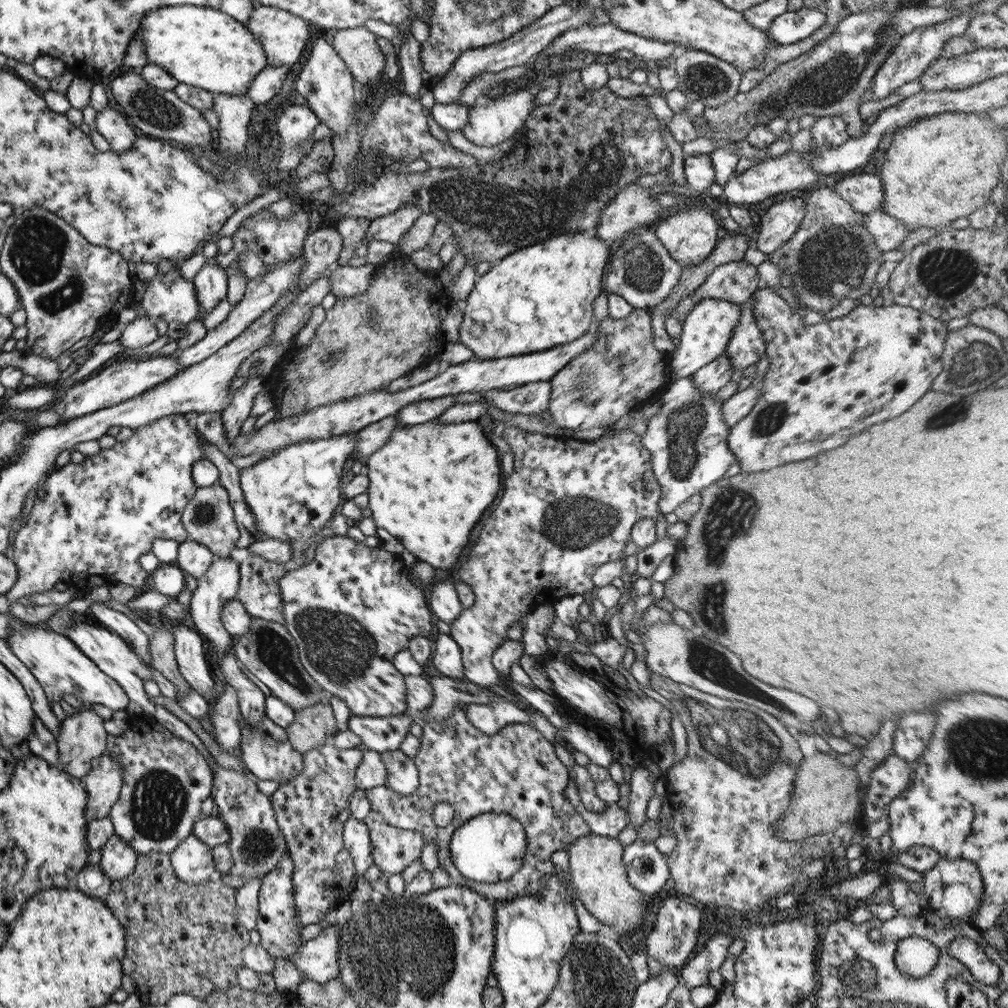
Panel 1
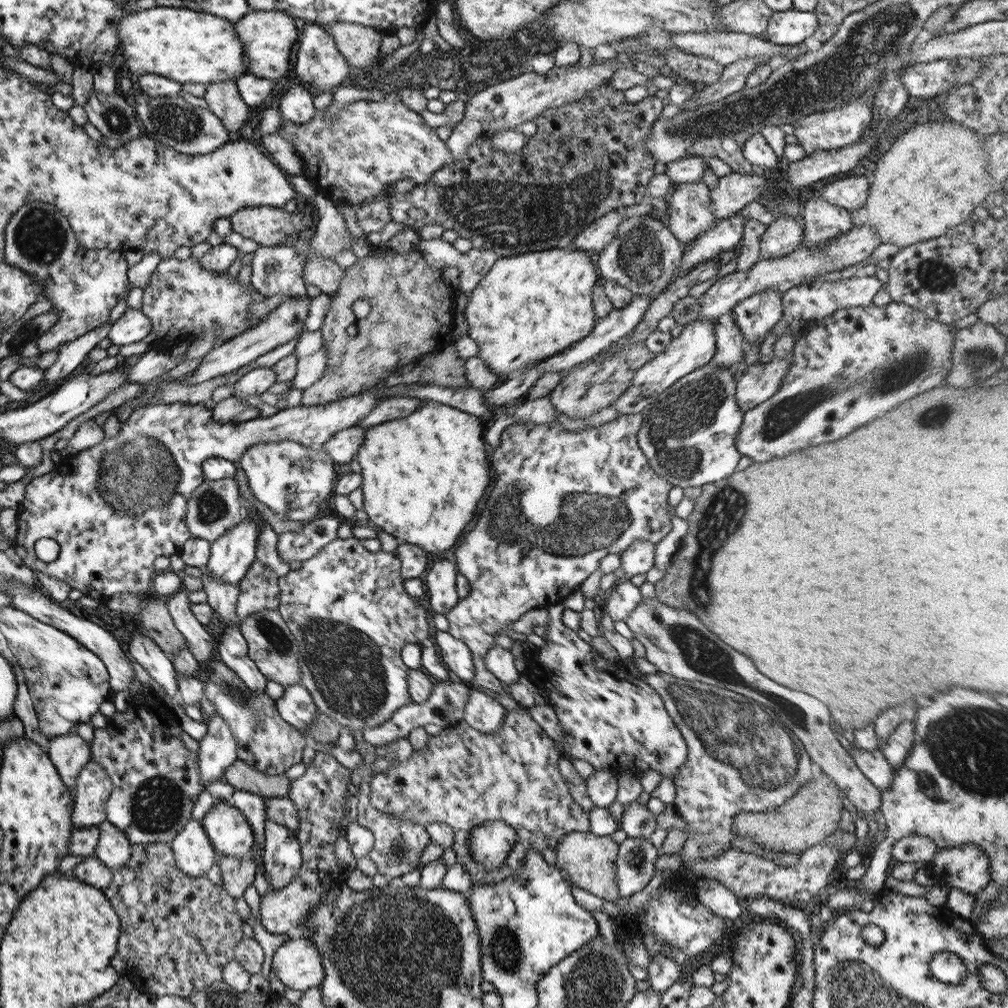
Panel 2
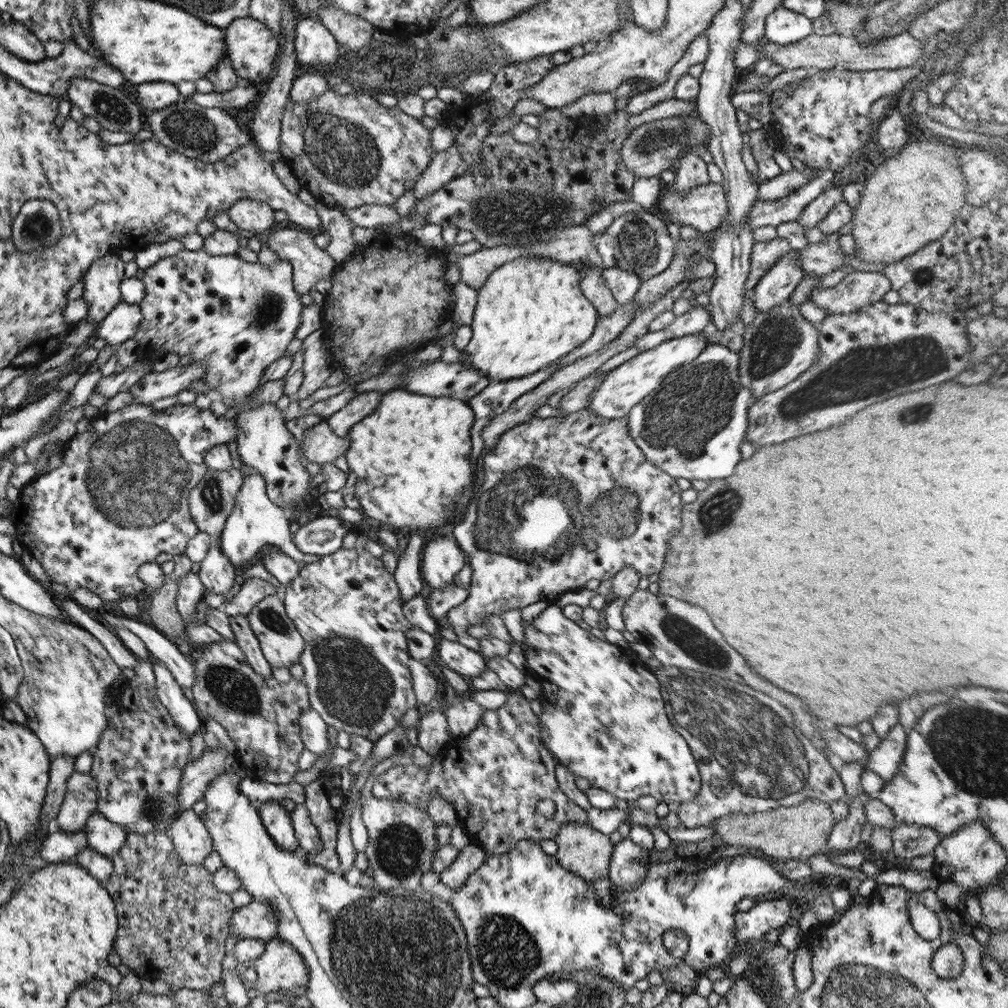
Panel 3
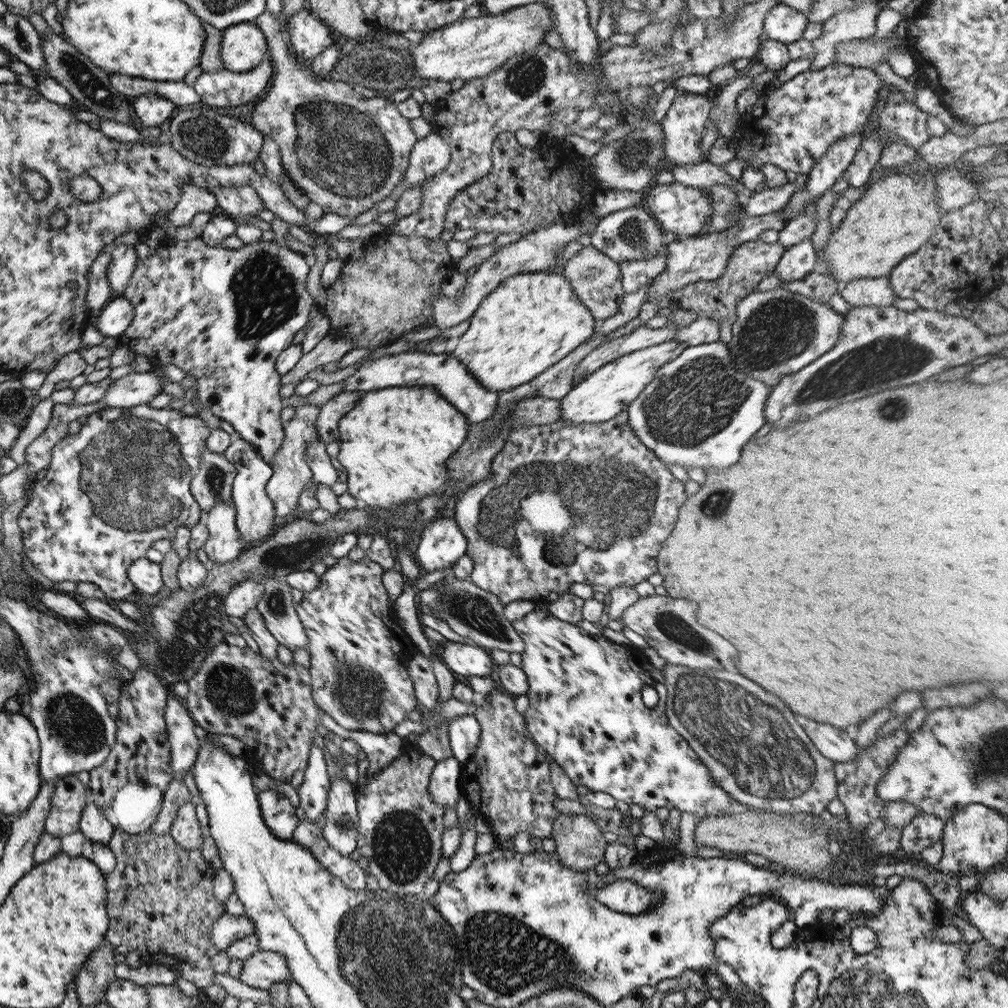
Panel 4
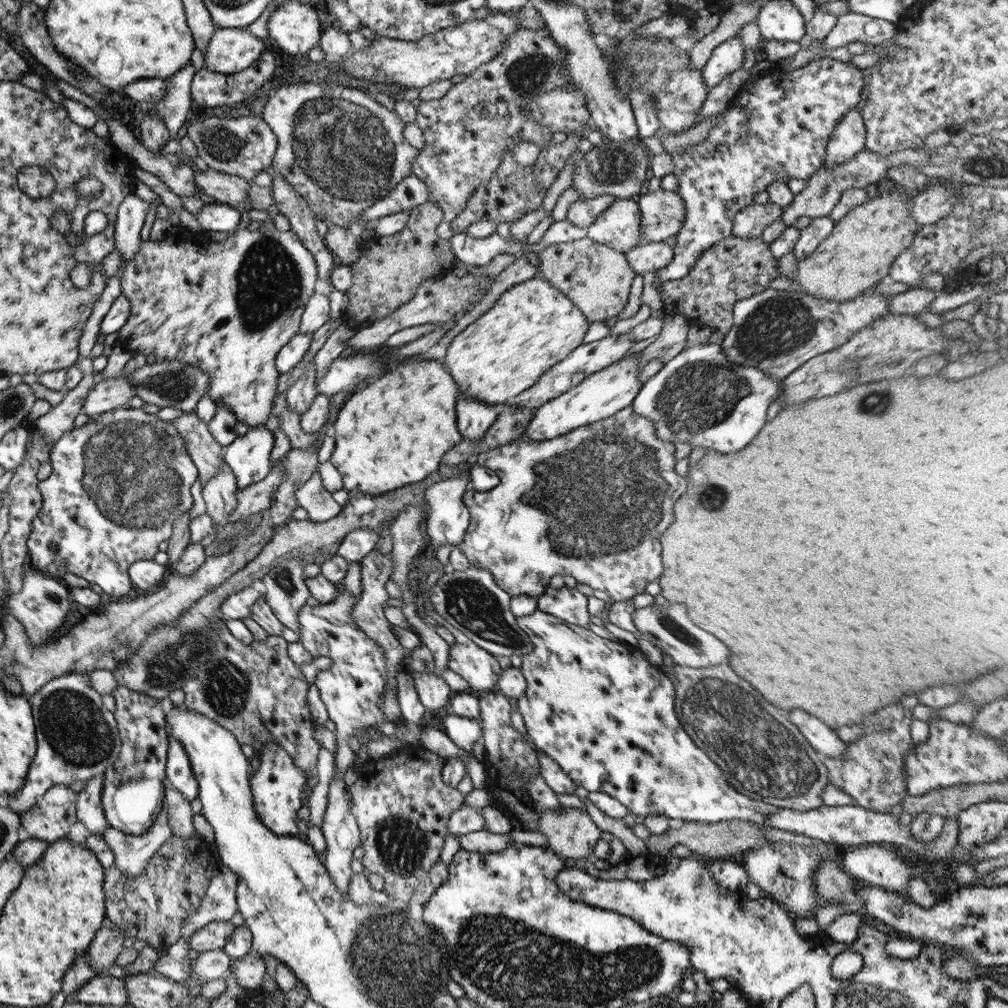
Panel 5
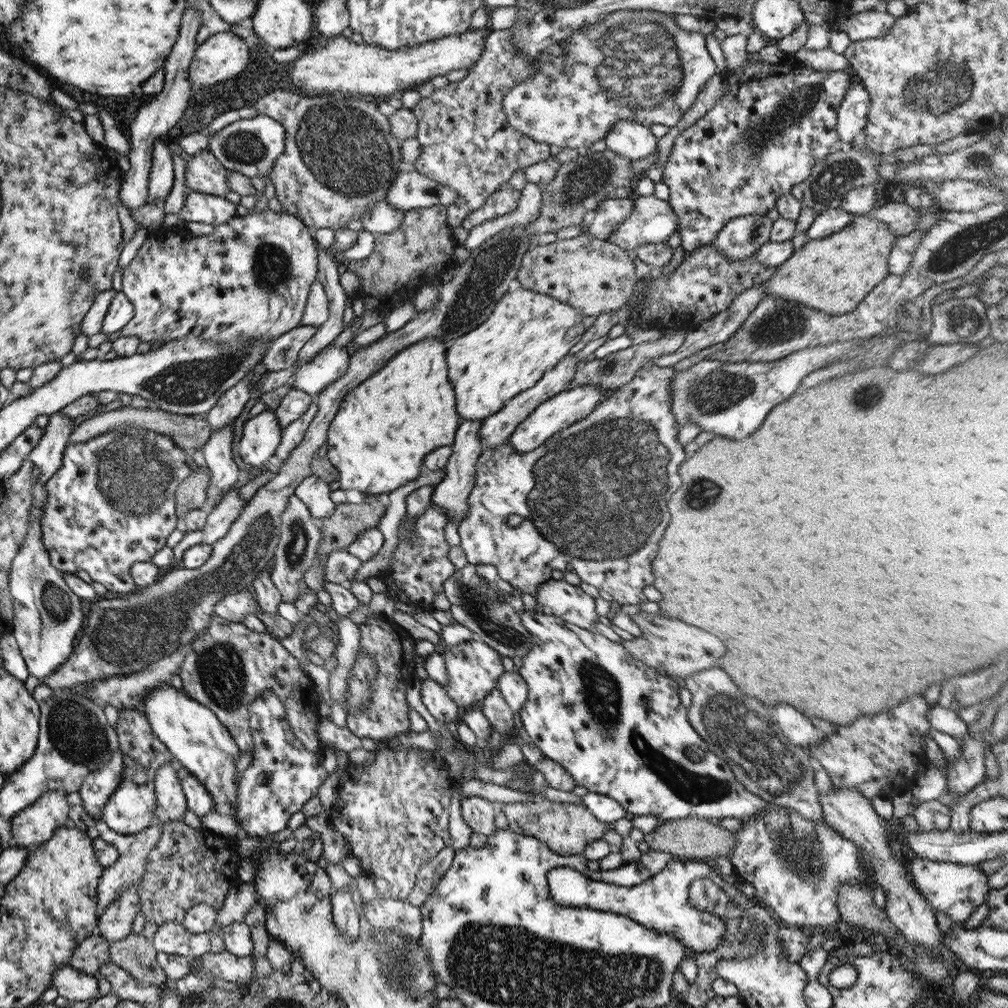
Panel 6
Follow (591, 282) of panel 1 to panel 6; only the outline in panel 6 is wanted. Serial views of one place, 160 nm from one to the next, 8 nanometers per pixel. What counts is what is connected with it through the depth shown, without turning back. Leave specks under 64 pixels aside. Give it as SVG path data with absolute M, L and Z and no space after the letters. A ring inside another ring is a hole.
M513 285L505 291L493 307L490 316L461 336L446 349L445 361L447 376L453 388L455 410L461 420L476 420L483 422L490 414L495 414L504 402L523 390L534 386L541 376L558 364L571 347L581 339L584 332L583 316L573 307L558 302L552 296L541 294L520 285Z

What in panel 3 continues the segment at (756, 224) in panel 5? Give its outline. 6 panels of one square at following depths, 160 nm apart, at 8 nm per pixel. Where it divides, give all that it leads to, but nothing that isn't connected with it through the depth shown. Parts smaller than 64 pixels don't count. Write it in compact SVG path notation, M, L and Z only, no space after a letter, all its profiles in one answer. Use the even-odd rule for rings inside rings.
M805 167L803 170L791 169L787 172L780 172L773 178L762 181L756 192L757 198L761 201L774 201L787 196L794 190L801 188L816 176L815 169Z

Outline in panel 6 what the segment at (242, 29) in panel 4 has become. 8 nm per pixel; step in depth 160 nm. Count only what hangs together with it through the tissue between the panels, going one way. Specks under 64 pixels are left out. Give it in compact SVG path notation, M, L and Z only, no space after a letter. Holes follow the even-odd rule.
M229 30L213 31L196 46L188 66L192 88L205 88L233 78L249 64L249 46Z

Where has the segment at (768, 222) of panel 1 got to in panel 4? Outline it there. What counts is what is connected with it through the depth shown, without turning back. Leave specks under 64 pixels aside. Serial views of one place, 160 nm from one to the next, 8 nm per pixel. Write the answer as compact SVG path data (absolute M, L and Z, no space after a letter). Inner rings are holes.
M756 238L753 241L741 243L729 255L724 271L719 278L691 282L681 288L676 288L670 292L669 296L674 306L683 310L691 310L695 314L695 318L707 316L707 318L715 320L719 326L718 342L727 344L731 341L731 326L735 322L733 309L739 300L751 293L761 280L773 272L784 250L785 247L779 241L765 243Z

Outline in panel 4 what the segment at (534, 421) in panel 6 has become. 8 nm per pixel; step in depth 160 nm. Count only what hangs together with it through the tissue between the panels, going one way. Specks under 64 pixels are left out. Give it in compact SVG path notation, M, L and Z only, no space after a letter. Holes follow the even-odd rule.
M669 340L657 345L645 347L615 358L597 368L580 384L571 388L560 400L560 420L562 423L578 425L579 423L600 423L611 420L621 412L625 412L627 405L653 381L655 371L664 364L677 358L685 350L685 344Z

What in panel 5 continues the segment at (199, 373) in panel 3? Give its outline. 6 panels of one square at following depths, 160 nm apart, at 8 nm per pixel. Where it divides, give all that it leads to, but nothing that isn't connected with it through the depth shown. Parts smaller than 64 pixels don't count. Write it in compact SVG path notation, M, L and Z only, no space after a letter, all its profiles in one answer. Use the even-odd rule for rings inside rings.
M117 376L106 377L105 380L98 381L88 392L81 412L94 417L117 407L125 407L127 401L135 396L133 388L135 387L131 386L129 380L121 380Z

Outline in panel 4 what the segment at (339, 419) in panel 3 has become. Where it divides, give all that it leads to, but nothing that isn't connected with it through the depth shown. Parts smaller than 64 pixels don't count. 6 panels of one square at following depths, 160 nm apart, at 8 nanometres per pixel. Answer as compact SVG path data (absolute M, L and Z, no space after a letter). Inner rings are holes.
M341 392L318 407L319 414L315 421L319 441L323 444L339 442L338 422L362 397L362 392Z

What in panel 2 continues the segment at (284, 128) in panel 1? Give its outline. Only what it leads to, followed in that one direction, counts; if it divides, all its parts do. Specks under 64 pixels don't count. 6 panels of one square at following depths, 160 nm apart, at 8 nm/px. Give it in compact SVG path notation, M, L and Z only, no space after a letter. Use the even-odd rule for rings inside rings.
M303 84L293 85L279 100L281 120L288 120L293 124L305 124L314 117L312 105L313 92Z

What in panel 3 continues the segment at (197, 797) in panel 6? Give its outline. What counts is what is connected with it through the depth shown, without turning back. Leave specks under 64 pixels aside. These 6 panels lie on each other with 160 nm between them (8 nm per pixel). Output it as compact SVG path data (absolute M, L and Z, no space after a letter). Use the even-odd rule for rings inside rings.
M153 663L151 668L154 674L154 692L158 701L164 706L174 725L178 726L179 732L190 740L196 730L203 728L196 708L183 695L182 688L161 663Z

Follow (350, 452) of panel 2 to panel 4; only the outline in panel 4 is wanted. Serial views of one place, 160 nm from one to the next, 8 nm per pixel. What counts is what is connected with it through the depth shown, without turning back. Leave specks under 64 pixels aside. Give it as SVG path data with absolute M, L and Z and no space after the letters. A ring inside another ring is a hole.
M312 404L300 405L293 410L285 424L283 424L283 443L271 459L272 475L265 483L266 497L273 503L275 516L288 516L289 512L296 507L297 497L302 489L311 483L312 472L303 460L303 455L305 455L305 449L309 445L319 441L315 426L318 414L319 409L317 406Z

